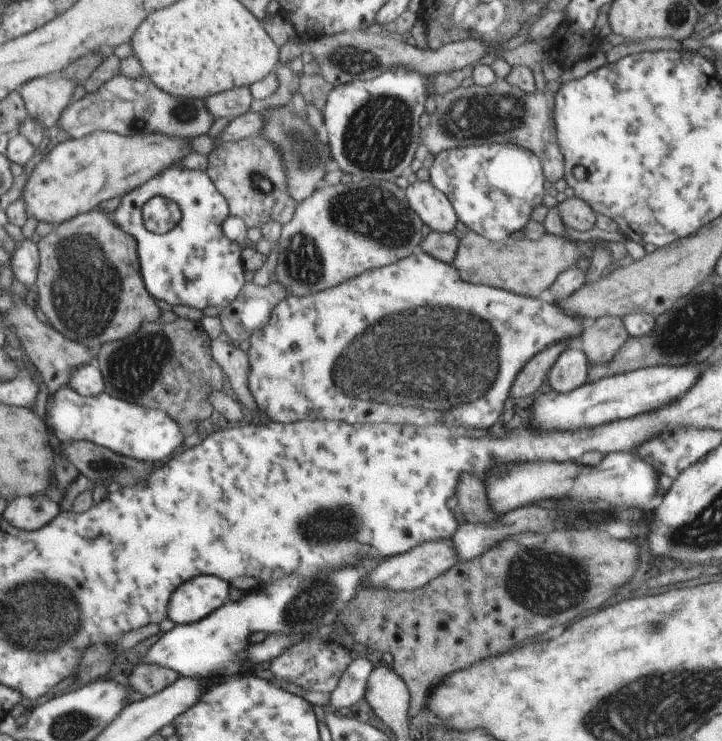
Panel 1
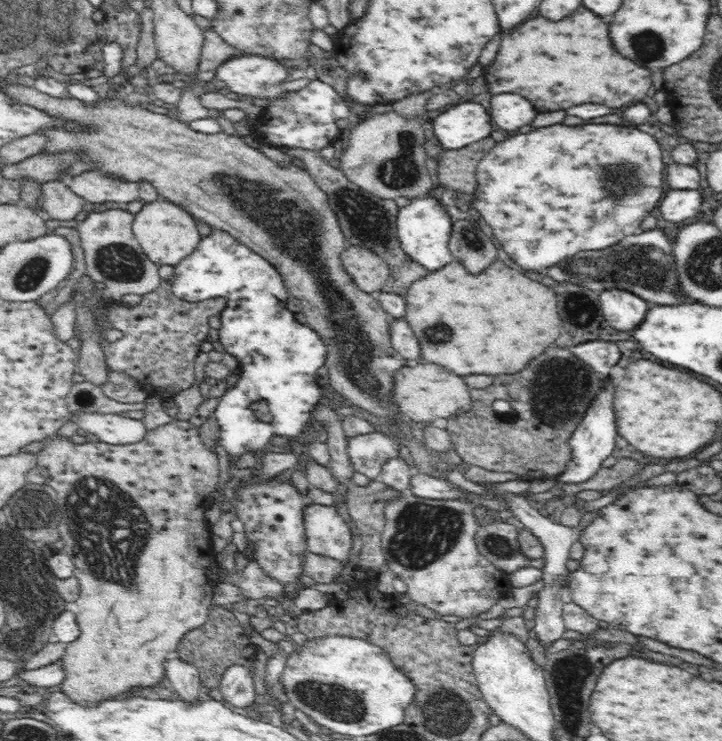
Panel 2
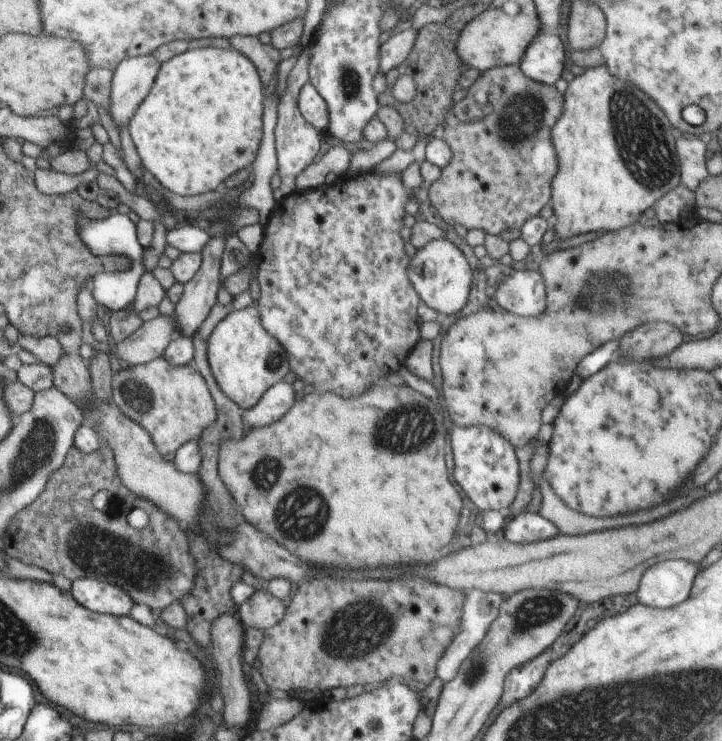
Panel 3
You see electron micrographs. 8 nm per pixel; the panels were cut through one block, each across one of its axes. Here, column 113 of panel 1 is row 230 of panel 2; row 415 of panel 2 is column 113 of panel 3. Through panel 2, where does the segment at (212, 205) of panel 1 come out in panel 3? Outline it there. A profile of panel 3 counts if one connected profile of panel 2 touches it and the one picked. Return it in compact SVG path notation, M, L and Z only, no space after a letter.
M114 213L103 220L91 220L89 217L79 219L79 235L90 253L97 255L122 254L132 260L132 267L125 272L98 272L87 280L86 286L98 305L110 311L120 311L134 303L138 284L142 276L147 273L144 266L144 247L138 242L137 226L127 215Z

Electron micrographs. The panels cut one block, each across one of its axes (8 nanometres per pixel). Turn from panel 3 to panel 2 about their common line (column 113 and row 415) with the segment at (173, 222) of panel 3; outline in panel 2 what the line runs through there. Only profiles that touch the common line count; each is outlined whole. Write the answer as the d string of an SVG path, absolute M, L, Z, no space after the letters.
M200 351L194 360L194 376L196 378L194 386L172 396L175 406L178 406L178 414L175 416L177 420L191 421L191 417L195 417L197 409L205 401L199 386L206 377L204 369L208 362L210 362L208 353Z

